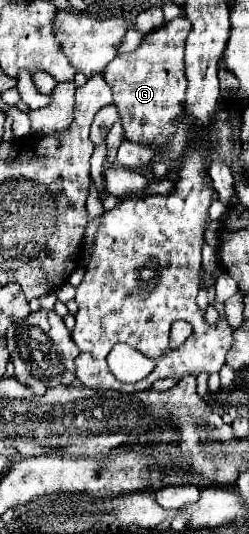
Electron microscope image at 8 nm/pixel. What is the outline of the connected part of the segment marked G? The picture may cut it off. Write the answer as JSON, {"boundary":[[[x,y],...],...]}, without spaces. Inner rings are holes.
{"boundary":[[[172,19],[146,33],[136,51],[116,55],[104,71],[104,79],[114,93],[114,105],[120,111],[124,137],[164,151],[168,149],[176,157],[190,145],[190,119],[184,115],[184,43],[188,31],[188,19]]]}

